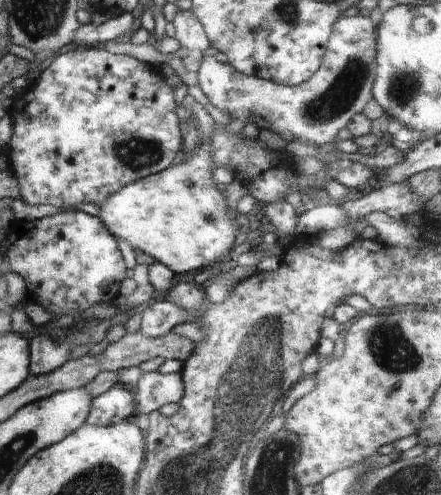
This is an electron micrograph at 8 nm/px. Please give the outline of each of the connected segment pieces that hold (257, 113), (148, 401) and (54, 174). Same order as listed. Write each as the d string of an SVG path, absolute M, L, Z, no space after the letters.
M356 15L352 17L338 17L338 20L334 22L334 26L332 27L328 42L326 43L326 52L324 53L324 58L322 59L322 64L320 64L320 68L308 78L302 82L302 84L298 84L298 86L284 86L281 84L276 84L271 80L262 80L257 76L250 76L242 74L234 69L231 64L222 63L214 57L214 52L205 53L203 56L203 60L200 64L200 68L197 70L198 72L198 86L202 89L207 100L218 110L228 113L229 119L239 119L246 124L252 123L256 125L255 118L260 118L270 123L270 127L266 127L266 129L278 134L283 140L286 142L294 141L296 138L301 140L300 142L310 142L318 145L323 149L329 149L334 146L335 142L337 141L337 136L340 130L344 129L347 124L356 116L356 114L360 114L363 112L364 107L370 100L373 99L372 88L374 86L374 82L376 80L376 68L377 68L377 60L376 60L376 38L377 38L377 25L374 21L370 19L370 17L364 17L362 15Z
M148 372L141 374L135 398L137 414L152 414L165 404L178 404L184 396L185 384L181 374Z
M78 47L64 54L58 54L52 60L48 68L42 71L40 77L27 87L19 95L15 95L7 103L8 113L11 115L14 133L11 136L7 147L9 169L16 177L21 192L21 198L24 202L36 206L36 204L48 204L54 208L75 209L81 203L102 204L108 200L114 192L120 188L134 184L136 180L148 178L152 174L158 174L166 170L170 165L175 164L182 157L183 136L180 134L178 116L174 112L177 104L174 101L173 87L168 85L166 78L158 67L152 64L140 61L132 55L112 54L106 49L97 47Z

